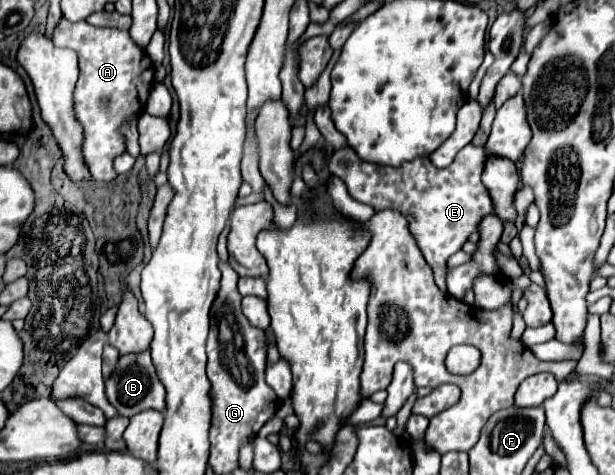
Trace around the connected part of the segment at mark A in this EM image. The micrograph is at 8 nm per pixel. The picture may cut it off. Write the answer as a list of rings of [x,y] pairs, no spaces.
[[[61,19],[55,29],[53,43],[57,47],[69,47],[79,55],[79,81],[77,81],[77,89],[75,89],[75,113],[77,113],[79,123],[85,129],[83,155],[85,155],[85,163],[89,165],[93,179],[109,183],[117,177],[117,173],[113,169],[113,159],[125,153],[125,137],[117,129],[123,125],[125,119],[139,117],[143,113],[149,91],[155,83],[155,65],[149,59],[149,55],[145,51],[141,51],[141,47],[137,47],[137,43],[133,43],[133,39],[129,39],[129,31],[99,29],[99,27],[89,25],[87,21],[71,23],[67,19]]]

